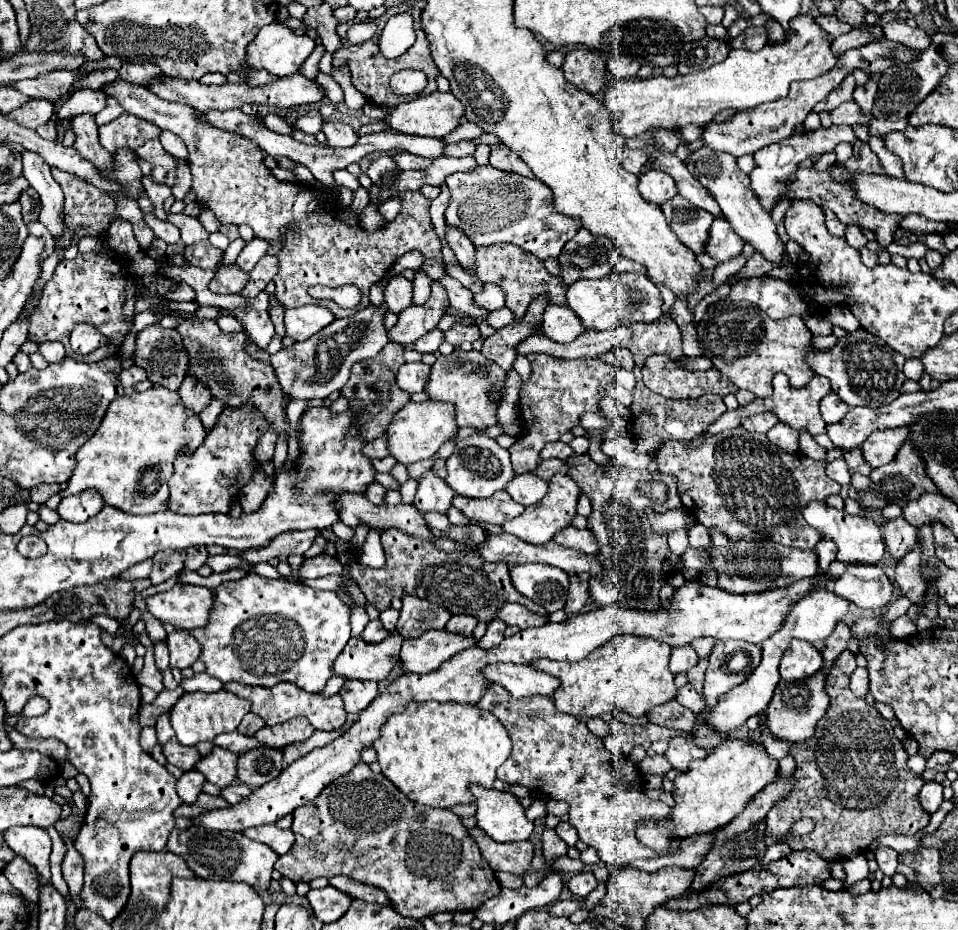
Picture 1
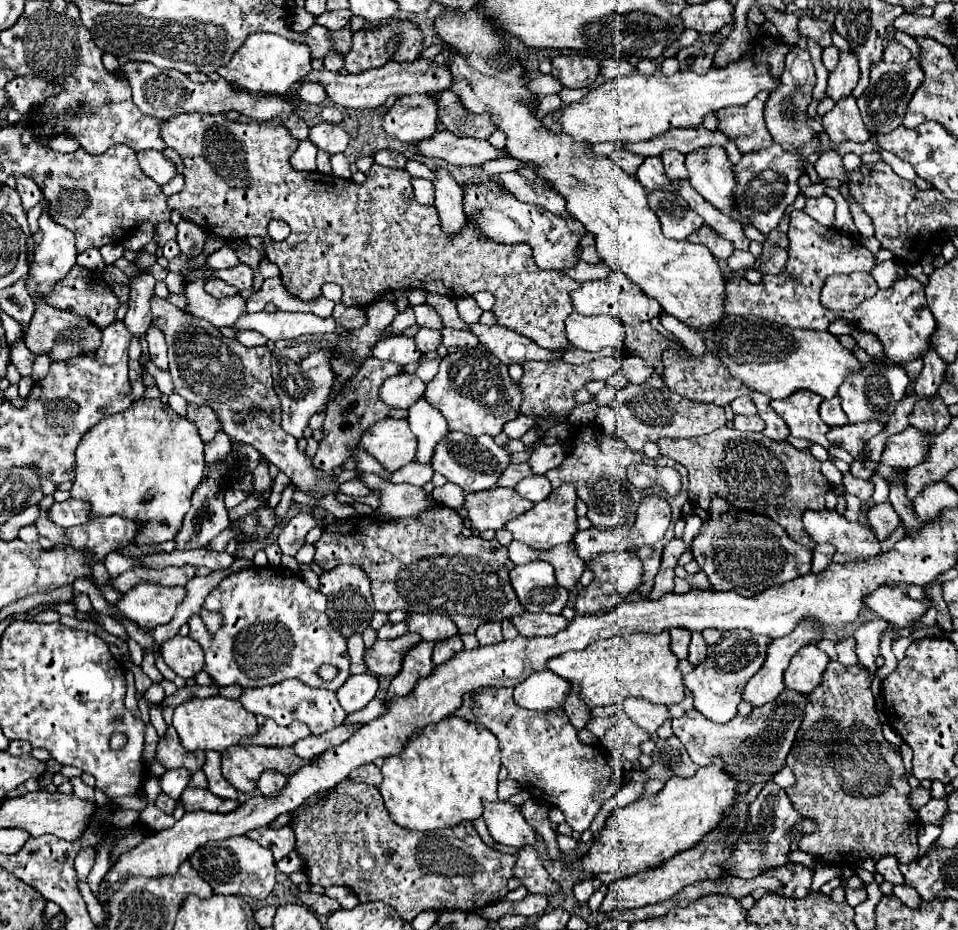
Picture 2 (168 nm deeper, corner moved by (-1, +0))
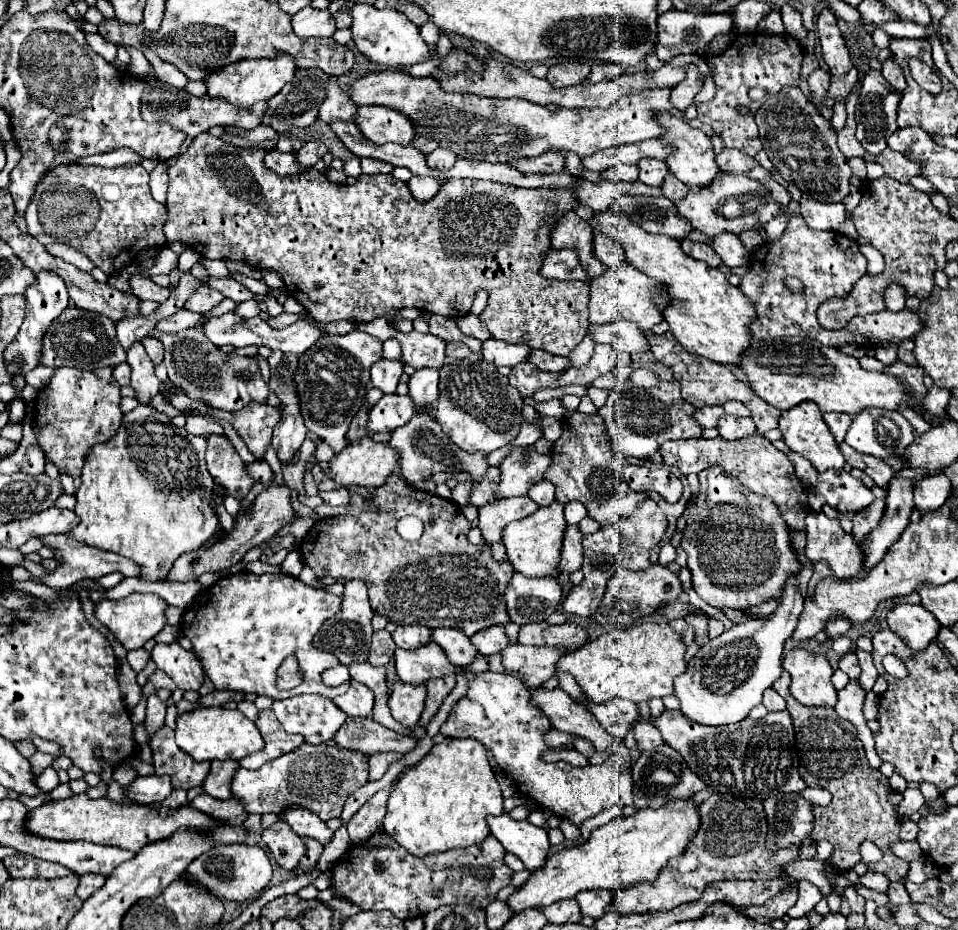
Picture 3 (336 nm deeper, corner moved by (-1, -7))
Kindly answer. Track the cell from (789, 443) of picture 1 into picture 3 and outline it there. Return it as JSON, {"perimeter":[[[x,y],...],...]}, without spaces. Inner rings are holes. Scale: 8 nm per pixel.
{"perimeter":[[[651,331],[645,333],[647,339],[649,339],[649,345],[651,345],[651,351],[655,355],[657,361],[661,361],[665,367],[669,367],[675,375],[675,379],[681,383],[681,397],[691,403],[693,407],[701,409],[701,407],[713,407],[713,405],[723,405],[725,401],[741,401],[749,411],[751,411],[751,419],[755,421],[755,427],[757,427],[757,433],[765,433],[769,429],[775,429],[777,427],[777,421],[779,421],[779,415],[781,411],[771,407],[769,403],[765,403],[761,397],[757,397],[751,387],[747,387],[743,381],[739,381],[731,371],[729,367],[725,365],[719,365],[719,363],[709,363],[707,359],[701,359],[701,357],[695,357],[695,355],[689,355],[681,343],[675,341],[673,333],[665,333],[665,335],[655,335]]]}

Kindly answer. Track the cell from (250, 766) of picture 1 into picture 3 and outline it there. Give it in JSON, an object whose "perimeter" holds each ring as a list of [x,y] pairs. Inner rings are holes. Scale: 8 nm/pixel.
{"perimeter":[[[289,809],[285,811],[285,815],[281,815],[281,819],[285,819],[297,835],[311,837],[321,845],[327,845],[333,839],[333,831],[321,819],[317,819],[317,815],[313,815],[311,811]]]}

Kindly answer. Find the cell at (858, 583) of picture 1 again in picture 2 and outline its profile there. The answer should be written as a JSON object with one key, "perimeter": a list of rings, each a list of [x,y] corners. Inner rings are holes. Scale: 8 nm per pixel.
{"perimeter":[[[879,586],[875,592],[863,598],[863,604],[873,610],[879,618],[891,622],[897,628],[907,628],[911,622],[925,614],[927,606],[911,600],[901,588],[897,586]]]}

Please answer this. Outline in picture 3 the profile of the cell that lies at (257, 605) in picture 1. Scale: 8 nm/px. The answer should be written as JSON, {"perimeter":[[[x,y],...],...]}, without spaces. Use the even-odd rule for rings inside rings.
{"perimeter":[[[241,571],[235,575],[227,575],[219,579],[205,595],[205,599],[195,599],[183,613],[181,619],[181,631],[183,635],[193,643],[195,651],[203,659],[203,667],[207,677],[213,681],[215,689],[219,691],[243,691],[243,693],[257,693],[257,695],[269,695],[273,699],[285,699],[301,693],[319,693],[329,699],[335,699],[337,695],[347,691],[347,685],[327,687],[323,685],[321,673],[337,665],[337,657],[329,655],[327,651],[313,647],[313,637],[321,629],[321,625],[331,619],[341,609],[341,599],[333,593],[319,591],[313,587],[307,587],[297,577],[285,575],[285,573],[271,573],[271,575],[253,575],[249,571]],[[296,656],[299,661],[299,671],[303,677],[303,683],[291,691],[279,691],[275,687],[275,671],[283,663],[285,657]]]}

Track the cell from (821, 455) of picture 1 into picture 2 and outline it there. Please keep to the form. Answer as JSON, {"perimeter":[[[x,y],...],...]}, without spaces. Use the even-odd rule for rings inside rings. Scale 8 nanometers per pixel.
{"perimeter":[[[827,460],[827,462],[823,462],[821,464],[821,472],[825,474],[825,478],[841,492],[843,490],[843,482],[841,482],[841,478],[843,478],[843,474],[837,470],[837,466],[831,462],[831,460]]]}

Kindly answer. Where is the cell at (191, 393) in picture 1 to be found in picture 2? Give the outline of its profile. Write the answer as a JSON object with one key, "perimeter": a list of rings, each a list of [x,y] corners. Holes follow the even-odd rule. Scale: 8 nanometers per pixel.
{"perimeter":[[[189,404],[187,406],[187,420],[191,420],[199,428],[199,434],[201,434],[203,442],[209,442],[217,434],[217,430],[221,430],[219,420],[217,420],[215,412],[209,406]]]}

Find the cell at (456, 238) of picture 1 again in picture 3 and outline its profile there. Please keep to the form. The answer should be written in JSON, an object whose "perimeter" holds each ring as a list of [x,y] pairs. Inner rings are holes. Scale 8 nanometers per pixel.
{"perimeter":[[[437,147],[433,153],[427,155],[427,163],[429,163],[429,167],[439,169],[439,171],[447,171],[447,169],[451,169],[453,163],[455,163],[455,159],[457,159],[457,155],[455,155],[453,151],[449,151],[449,149],[443,149],[443,147]]]}

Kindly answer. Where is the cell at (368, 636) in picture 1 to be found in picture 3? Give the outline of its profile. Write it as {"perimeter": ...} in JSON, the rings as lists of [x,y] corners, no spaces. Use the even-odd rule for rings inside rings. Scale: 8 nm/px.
{"perimeter":[[[399,625],[393,633],[393,641],[401,649],[417,649],[431,641],[429,627],[413,627],[413,625]]]}

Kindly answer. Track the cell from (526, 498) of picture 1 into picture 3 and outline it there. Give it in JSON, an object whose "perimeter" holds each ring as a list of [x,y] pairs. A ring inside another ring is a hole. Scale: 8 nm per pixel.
{"perimeter":[[[539,481],[529,489],[529,497],[533,497],[535,503],[539,503],[541,507],[551,505],[555,501],[555,485],[549,481]]]}

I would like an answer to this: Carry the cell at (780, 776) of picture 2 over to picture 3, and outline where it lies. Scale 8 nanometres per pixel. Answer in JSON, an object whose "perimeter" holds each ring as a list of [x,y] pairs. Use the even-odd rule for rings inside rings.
{"perimeter":[[[807,787],[805,791],[801,791],[801,795],[805,799],[809,799],[813,805],[829,805],[831,803],[831,793],[821,787]]]}

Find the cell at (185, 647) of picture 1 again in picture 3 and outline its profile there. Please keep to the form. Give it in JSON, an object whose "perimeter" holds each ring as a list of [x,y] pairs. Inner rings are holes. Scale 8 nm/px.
{"perimeter":[[[157,643],[151,651],[151,659],[161,671],[165,671],[179,689],[197,691],[203,685],[203,669],[193,653],[185,651],[179,643]]]}

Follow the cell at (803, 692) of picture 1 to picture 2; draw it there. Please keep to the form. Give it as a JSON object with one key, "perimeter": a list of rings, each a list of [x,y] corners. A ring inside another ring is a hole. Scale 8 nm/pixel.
{"perimeter":[[[783,690],[773,702],[751,712],[751,716],[735,716],[725,724],[717,724],[697,710],[689,710],[681,718],[673,718],[673,734],[687,748],[691,760],[699,766],[711,764],[713,756],[725,760],[725,770],[739,782],[751,786],[757,782],[769,782],[773,774],[785,766],[785,756],[791,750],[795,732],[805,718],[807,696],[797,690]]]}

